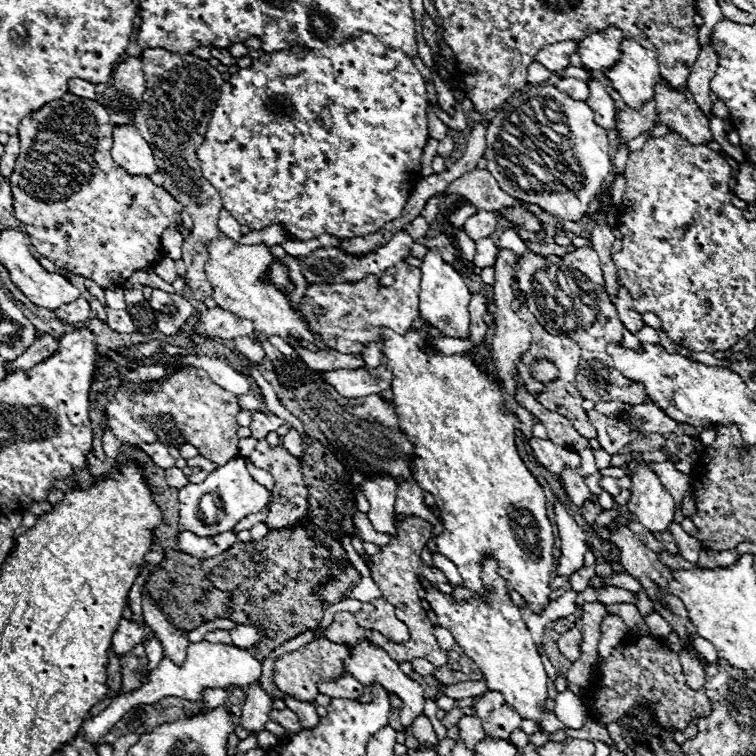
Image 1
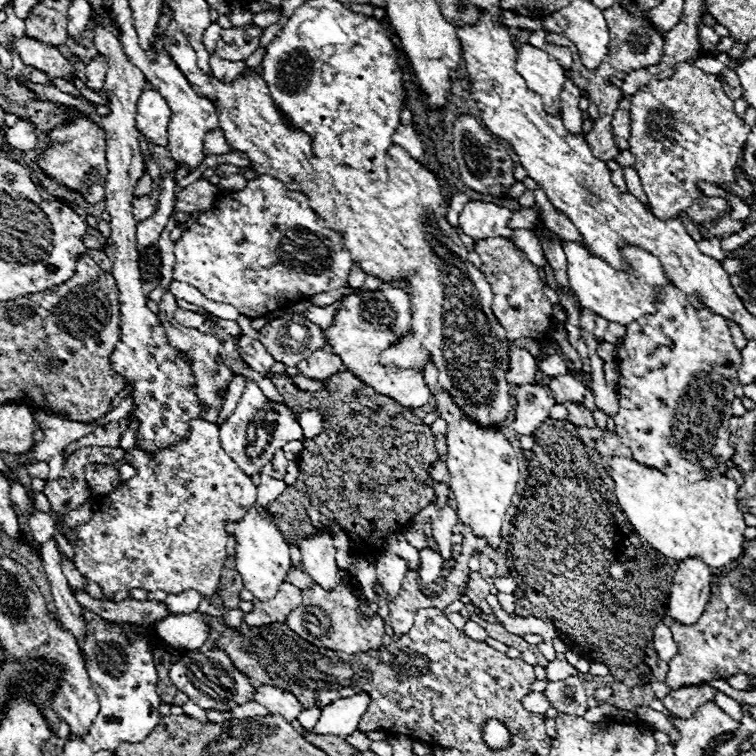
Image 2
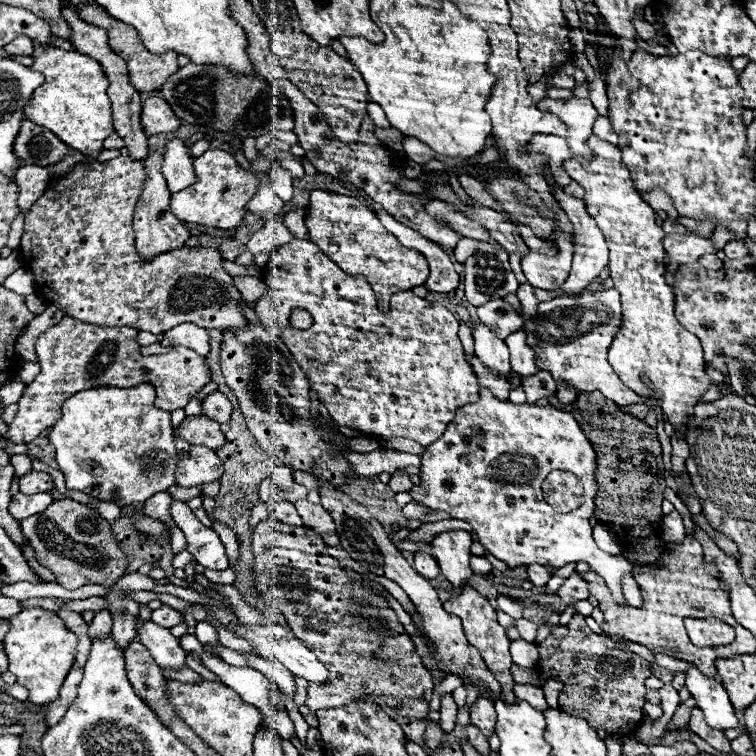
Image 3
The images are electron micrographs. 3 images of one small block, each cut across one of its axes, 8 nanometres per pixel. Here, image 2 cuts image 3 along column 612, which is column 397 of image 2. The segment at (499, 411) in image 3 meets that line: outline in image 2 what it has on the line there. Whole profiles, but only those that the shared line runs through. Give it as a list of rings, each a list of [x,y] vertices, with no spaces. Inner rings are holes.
[[[382,554],[376,560],[376,576],[378,576],[378,582],[382,584],[382,588],[386,590],[388,602],[392,602],[398,596],[406,570],[408,570],[406,560],[402,560],[396,554]]]

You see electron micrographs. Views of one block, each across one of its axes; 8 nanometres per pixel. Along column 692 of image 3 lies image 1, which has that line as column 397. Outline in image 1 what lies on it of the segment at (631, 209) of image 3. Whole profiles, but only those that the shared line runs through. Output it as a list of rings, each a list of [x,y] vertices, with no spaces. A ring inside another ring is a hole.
[[[384,330],[384,358],[386,366],[394,374],[390,390],[394,392],[394,406],[398,410],[400,428],[414,444],[414,480],[416,484],[434,496],[436,508],[444,520],[444,532],[436,536],[436,548],[448,560],[458,566],[464,584],[474,592],[486,596],[488,590],[482,584],[480,568],[486,556],[498,562],[498,574],[508,580],[508,588],[516,590],[532,612],[542,612],[550,604],[550,574],[554,566],[554,536],[546,514],[544,488],[530,474],[516,450],[516,416],[502,410],[500,392],[494,380],[490,380],[478,366],[462,356],[432,356],[424,348],[426,334],[410,330],[406,336]]]

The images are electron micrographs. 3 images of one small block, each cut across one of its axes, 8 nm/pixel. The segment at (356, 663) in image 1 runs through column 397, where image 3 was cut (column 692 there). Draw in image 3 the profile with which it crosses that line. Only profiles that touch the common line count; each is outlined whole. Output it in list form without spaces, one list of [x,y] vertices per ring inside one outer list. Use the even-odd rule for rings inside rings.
[[[690,664],[686,672],[686,688],[694,696],[698,708],[704,710],[704,718],[710,728],[728,730],[738,726],[738,718],[728,700],[728,694],[716,678],[708,678],[694,664]]]

